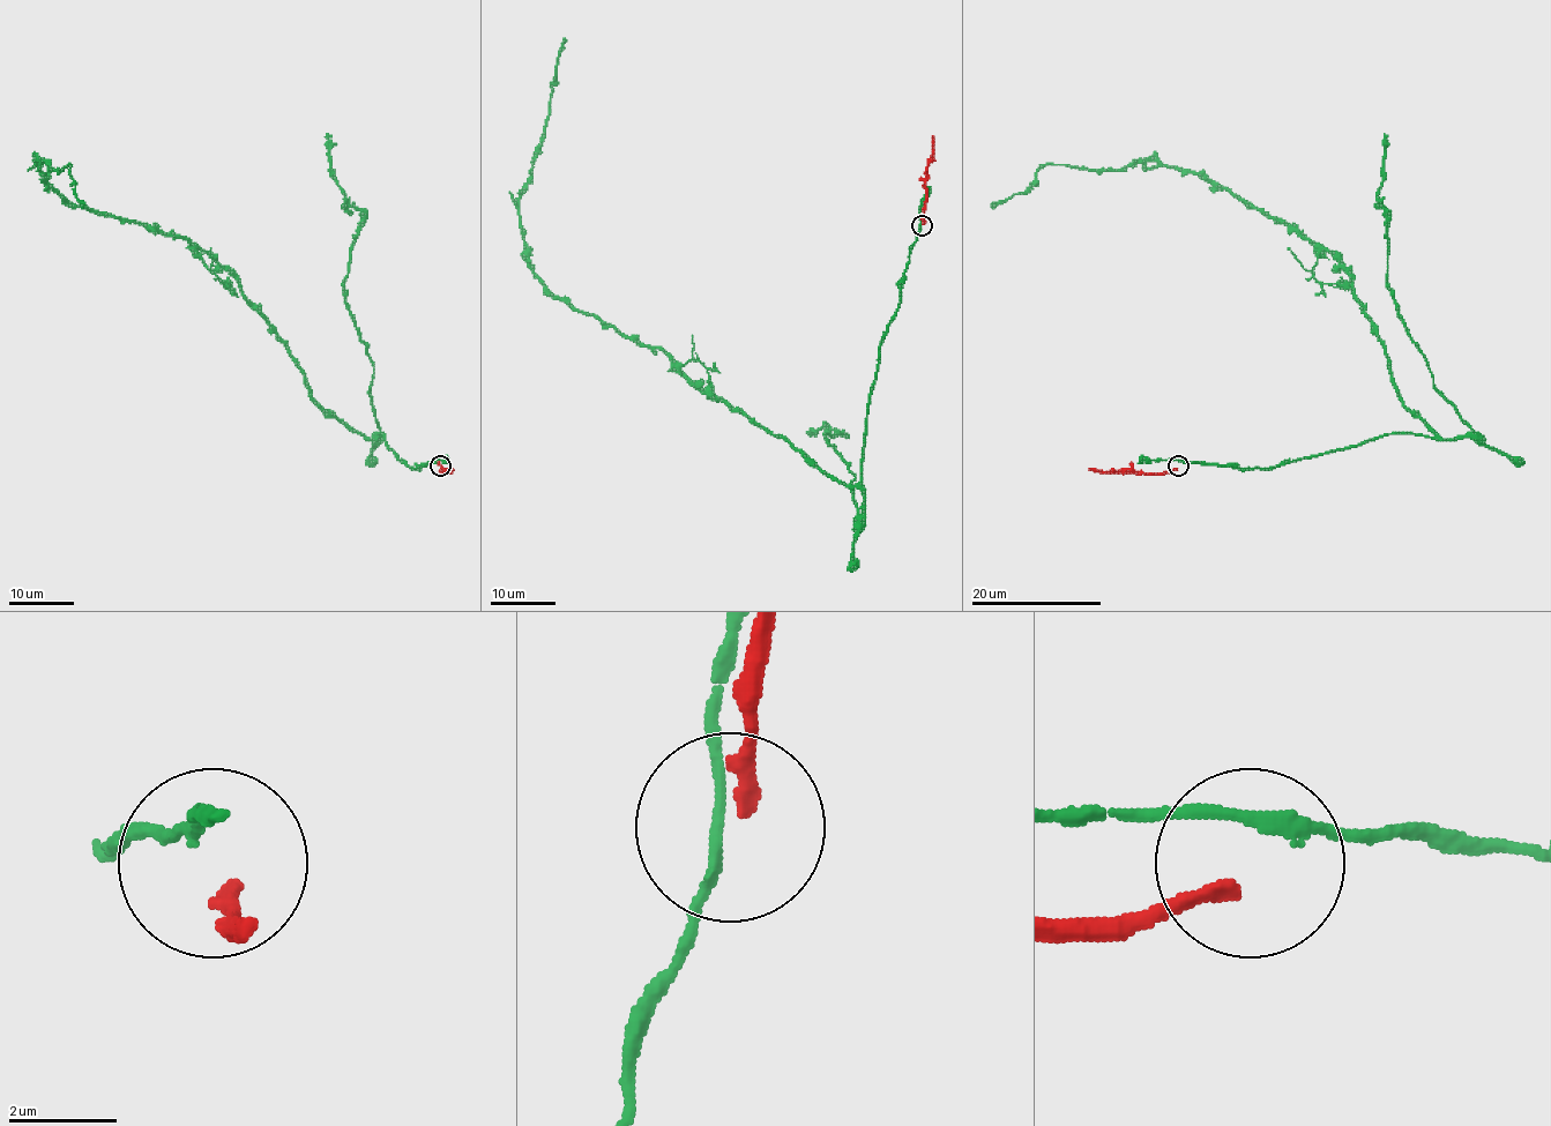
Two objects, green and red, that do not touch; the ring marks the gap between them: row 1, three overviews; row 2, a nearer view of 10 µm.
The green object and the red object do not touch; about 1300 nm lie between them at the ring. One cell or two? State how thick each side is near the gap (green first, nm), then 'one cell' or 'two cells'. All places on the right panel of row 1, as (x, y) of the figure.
240 nm thick on the green side, 280 nm on the other; two cells

